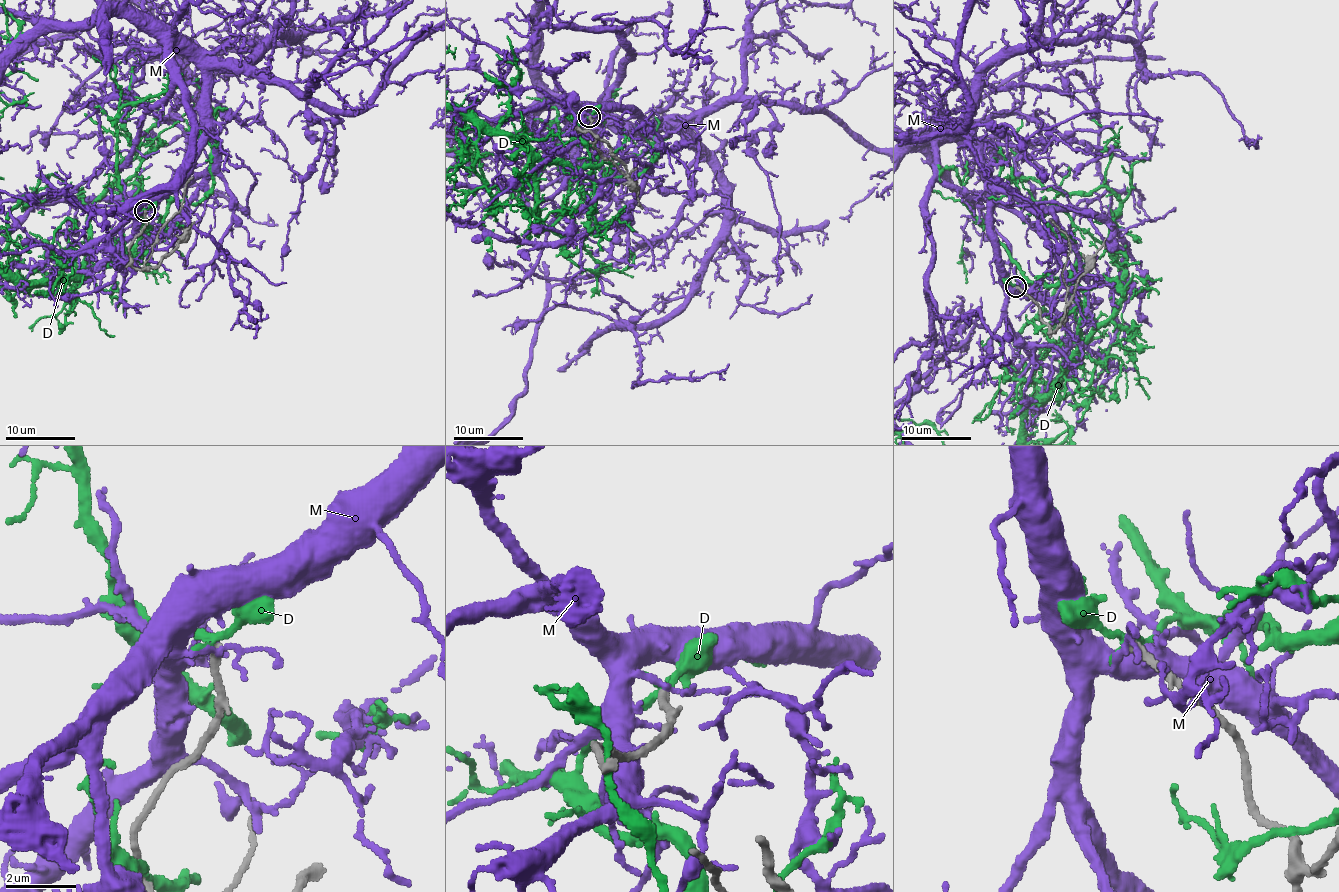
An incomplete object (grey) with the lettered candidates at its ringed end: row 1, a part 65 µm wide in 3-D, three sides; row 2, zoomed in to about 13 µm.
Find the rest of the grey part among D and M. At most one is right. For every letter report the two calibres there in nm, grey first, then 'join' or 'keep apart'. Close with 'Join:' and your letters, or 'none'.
D: calibres 260 and 200 nm; keep apart
M: calibres 260 and 120 nm; keep apart
Join: none

